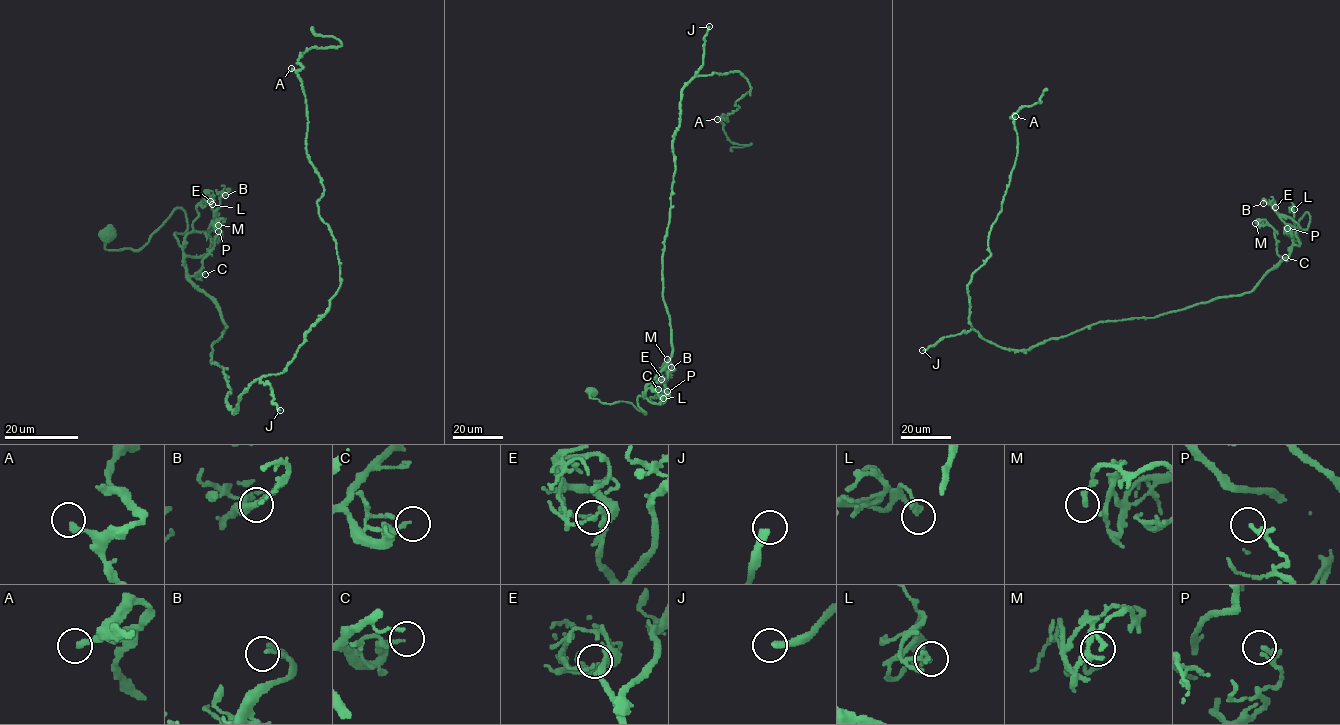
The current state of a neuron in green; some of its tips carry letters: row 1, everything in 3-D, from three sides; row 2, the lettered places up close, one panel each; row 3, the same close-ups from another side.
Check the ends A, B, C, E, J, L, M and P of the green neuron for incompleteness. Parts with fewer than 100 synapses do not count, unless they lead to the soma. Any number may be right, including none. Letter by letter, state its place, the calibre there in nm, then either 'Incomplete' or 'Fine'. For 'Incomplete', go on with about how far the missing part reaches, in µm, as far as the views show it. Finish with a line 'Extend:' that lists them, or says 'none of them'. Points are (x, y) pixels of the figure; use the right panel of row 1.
A: Place: (1015, 116). Thickness 240 nm. Fine
B: Place: (1263, 203). Thickness 110 nm. Fine
C: Place: (1285, 257). Thickness 160 nm. Fine
E: Place: (1275, 207). Thickness 120 nm. Fine
J: Place: (922, 350). Thickness 260 nm. Incomplete. Missing length about 110 µm
L: Place: (1294, 209). Thickness 100 nm. Fine
M: Place: (1255, 223). Thickness 200 nm. Fine
P: Place: (1287, 228). Thickness 190 nm. Fine
Extend: J

